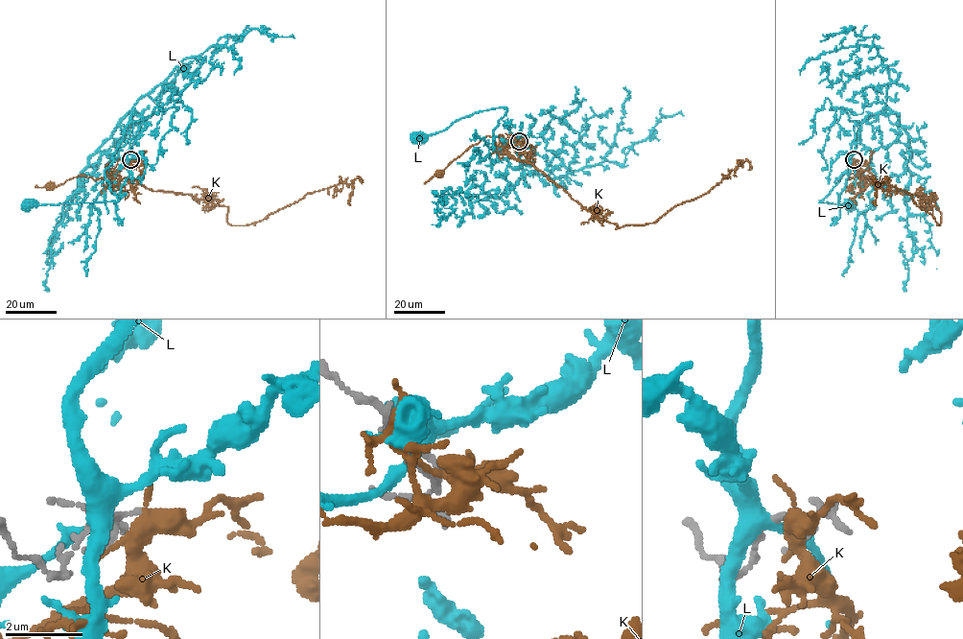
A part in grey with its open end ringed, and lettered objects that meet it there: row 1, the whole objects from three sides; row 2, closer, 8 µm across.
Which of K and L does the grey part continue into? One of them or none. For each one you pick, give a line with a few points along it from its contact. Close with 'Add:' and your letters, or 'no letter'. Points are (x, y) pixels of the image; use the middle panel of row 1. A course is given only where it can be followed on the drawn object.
Add: no letter

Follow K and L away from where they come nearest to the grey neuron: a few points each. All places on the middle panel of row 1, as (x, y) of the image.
K: (519, 142), (502, 150), (492, 137), (485, 136), (438, 173)
L: (516, 140), (522, 142), (520, 147), (493, 134), (505, 108), (478, 110), (422, 141), (419, 138)

